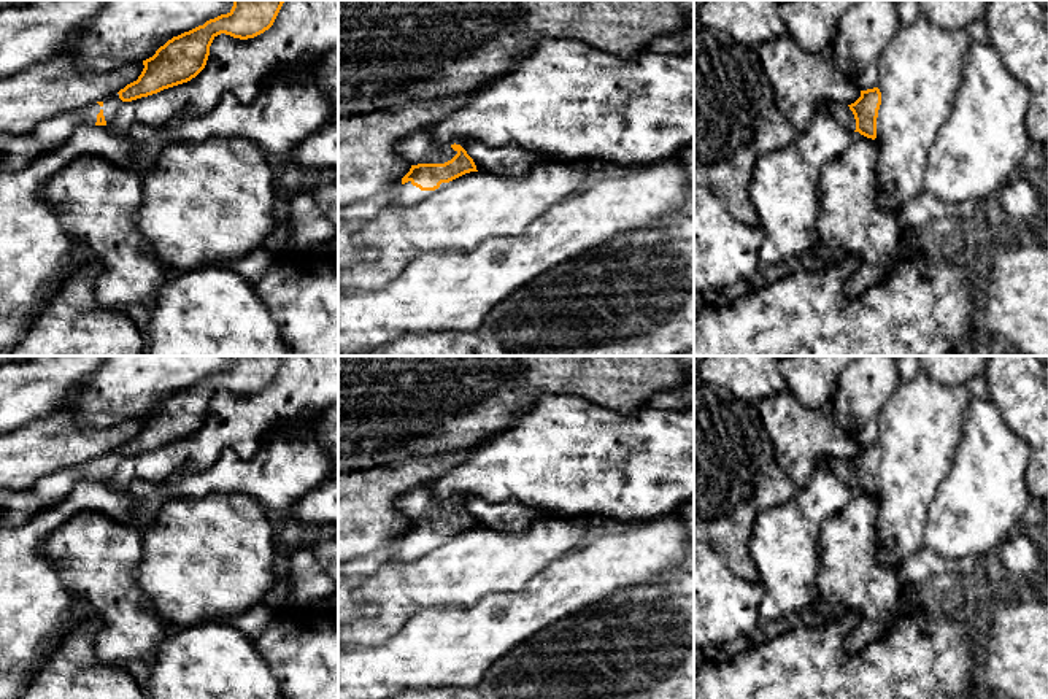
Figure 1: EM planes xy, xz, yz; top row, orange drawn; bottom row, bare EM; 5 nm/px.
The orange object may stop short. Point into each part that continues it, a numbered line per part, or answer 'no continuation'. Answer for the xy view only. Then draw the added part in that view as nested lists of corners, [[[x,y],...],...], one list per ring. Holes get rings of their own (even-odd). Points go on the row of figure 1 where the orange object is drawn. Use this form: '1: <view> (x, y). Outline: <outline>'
1: xy (18, 151). Outline: [[[113,94],[102,102],[102,106],[94,102],[41,121],[35,130],[27,135],[0,135],[0,154],[3,156],[0,168],[11,170],[14,167],[25,167],[37,156],[65,143],[76,127],[83,124],[94,126],[100,111],[105,116],[106,126],[111,124],[124,102],[119,98],[119,94]]]

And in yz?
1: yz (840, 111). Outline: [[[834,102],[834,103],[827,105],[827,111],[846,130],[850,130],[850,132],[856,130],[856,119],[848,105]]]

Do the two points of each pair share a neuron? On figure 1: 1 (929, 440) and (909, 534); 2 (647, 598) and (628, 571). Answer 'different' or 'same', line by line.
1: same
2: different

